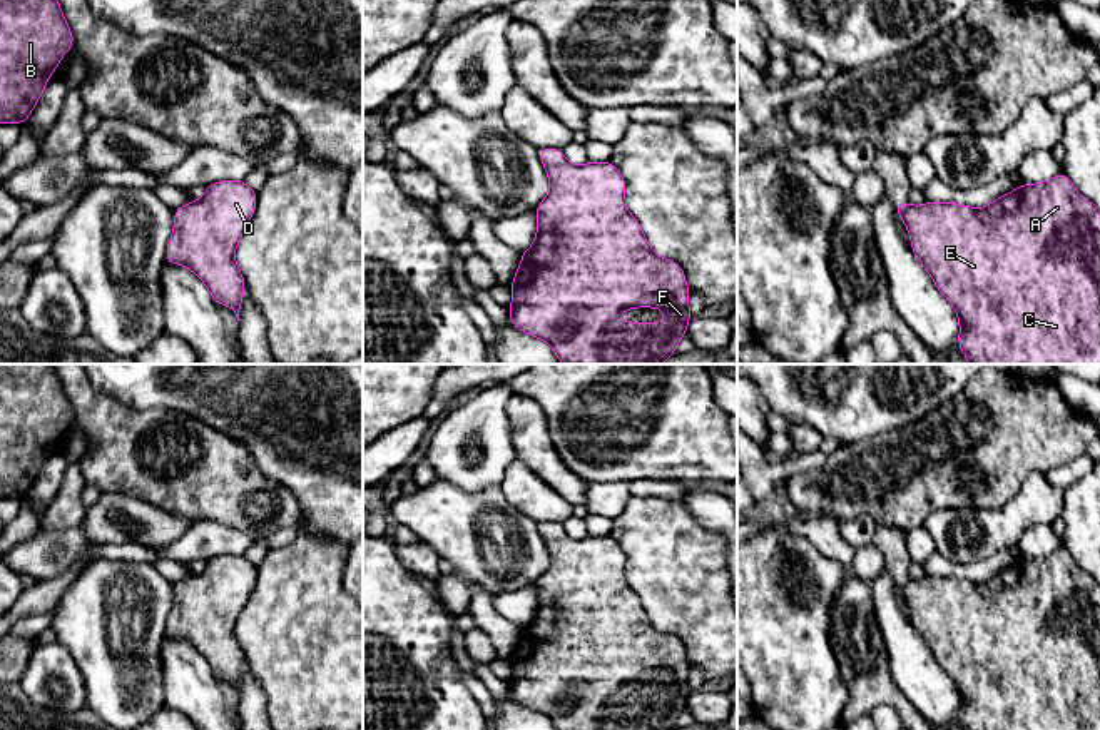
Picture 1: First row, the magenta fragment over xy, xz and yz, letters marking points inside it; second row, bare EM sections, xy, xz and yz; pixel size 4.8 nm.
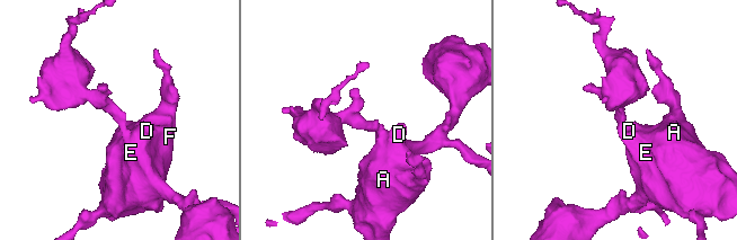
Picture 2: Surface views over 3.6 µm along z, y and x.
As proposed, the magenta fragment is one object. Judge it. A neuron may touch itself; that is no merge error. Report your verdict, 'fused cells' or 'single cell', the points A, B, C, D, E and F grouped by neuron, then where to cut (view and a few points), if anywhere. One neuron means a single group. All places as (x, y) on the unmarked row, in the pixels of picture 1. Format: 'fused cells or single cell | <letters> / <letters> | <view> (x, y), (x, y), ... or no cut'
single cell | A B C D E F | no cut

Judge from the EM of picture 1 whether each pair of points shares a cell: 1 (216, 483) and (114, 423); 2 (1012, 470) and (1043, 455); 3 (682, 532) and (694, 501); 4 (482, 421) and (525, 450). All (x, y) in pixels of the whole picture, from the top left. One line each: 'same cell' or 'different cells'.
1: same cell
2: same cell
3: different cells
4: different cells

